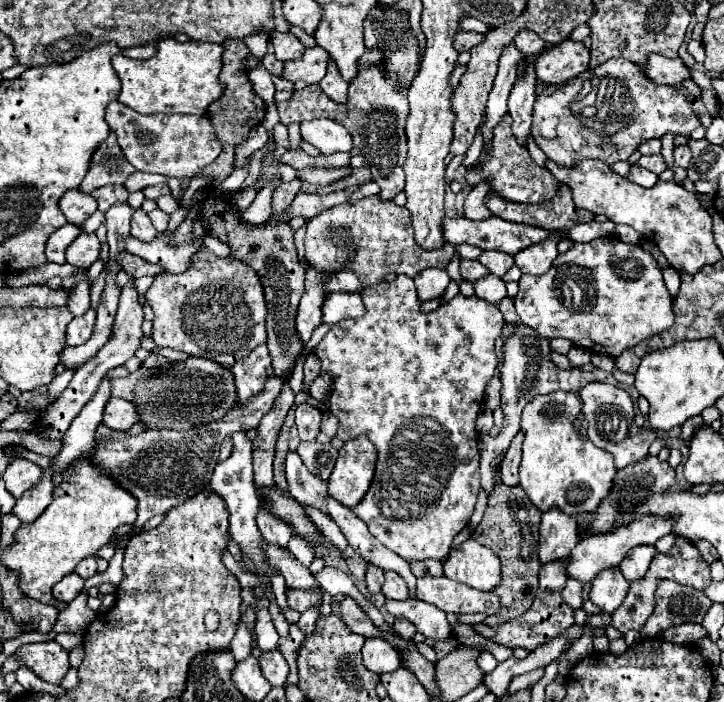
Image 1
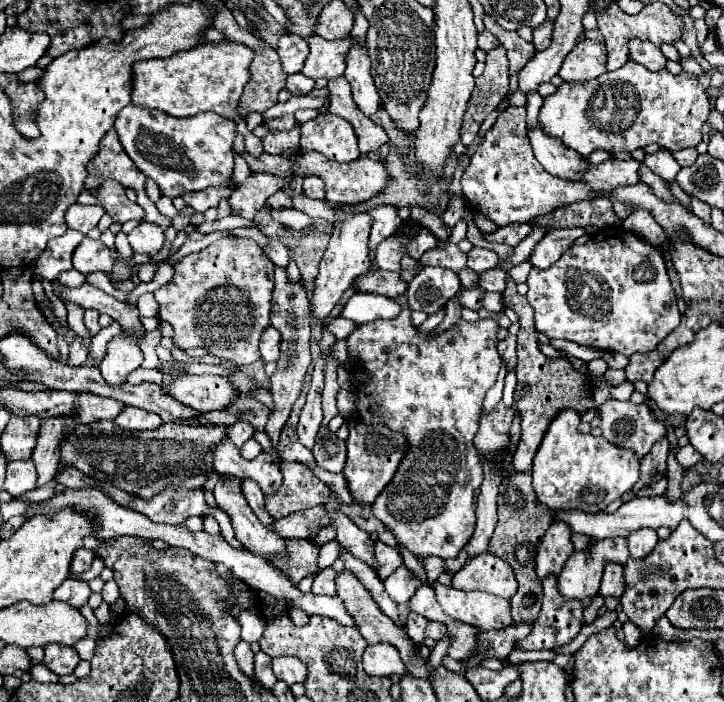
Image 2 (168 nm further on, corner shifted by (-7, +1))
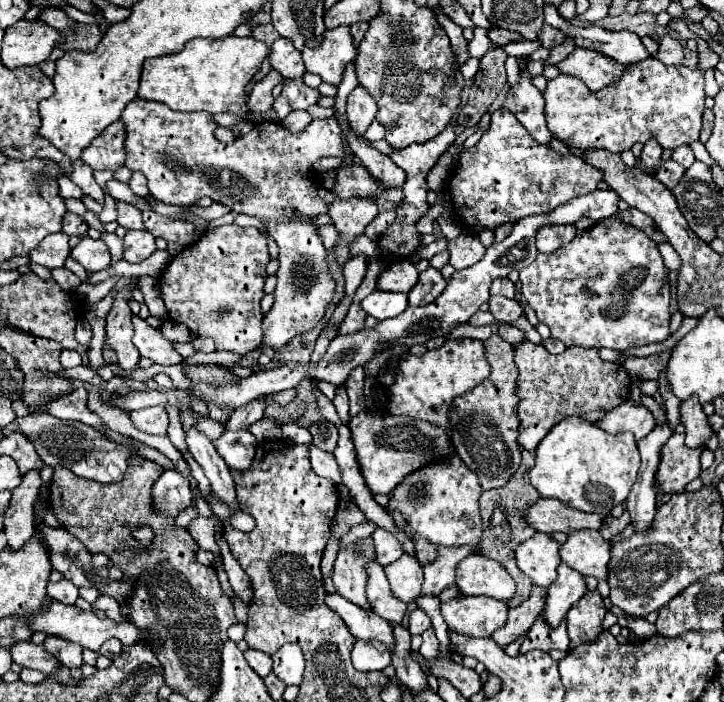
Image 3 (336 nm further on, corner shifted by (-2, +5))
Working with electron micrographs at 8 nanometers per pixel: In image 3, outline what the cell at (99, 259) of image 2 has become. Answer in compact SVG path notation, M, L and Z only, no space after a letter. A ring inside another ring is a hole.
M82 237L80 243L72 249L70 257L74 257L88 271L100 271L110 267L110 251L102 239Z

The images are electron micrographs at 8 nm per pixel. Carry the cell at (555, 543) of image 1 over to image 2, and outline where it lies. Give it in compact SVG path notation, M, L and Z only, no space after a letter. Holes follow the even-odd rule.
M553 521L551 527L547 529L545 537L541 539L541 545L537 549L537 577L543 579L545 575L553 573L559 575L559 571L563 569L567 557L575 551L573 543L571 543L571 527L563 521Z

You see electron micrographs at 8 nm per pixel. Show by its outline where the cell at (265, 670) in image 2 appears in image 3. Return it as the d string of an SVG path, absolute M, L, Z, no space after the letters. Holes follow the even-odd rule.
M246 649L244 657L248 661L248 665L264 679L270 671L272 671L272 657L262 653L262 651L254 651L254 649Z

